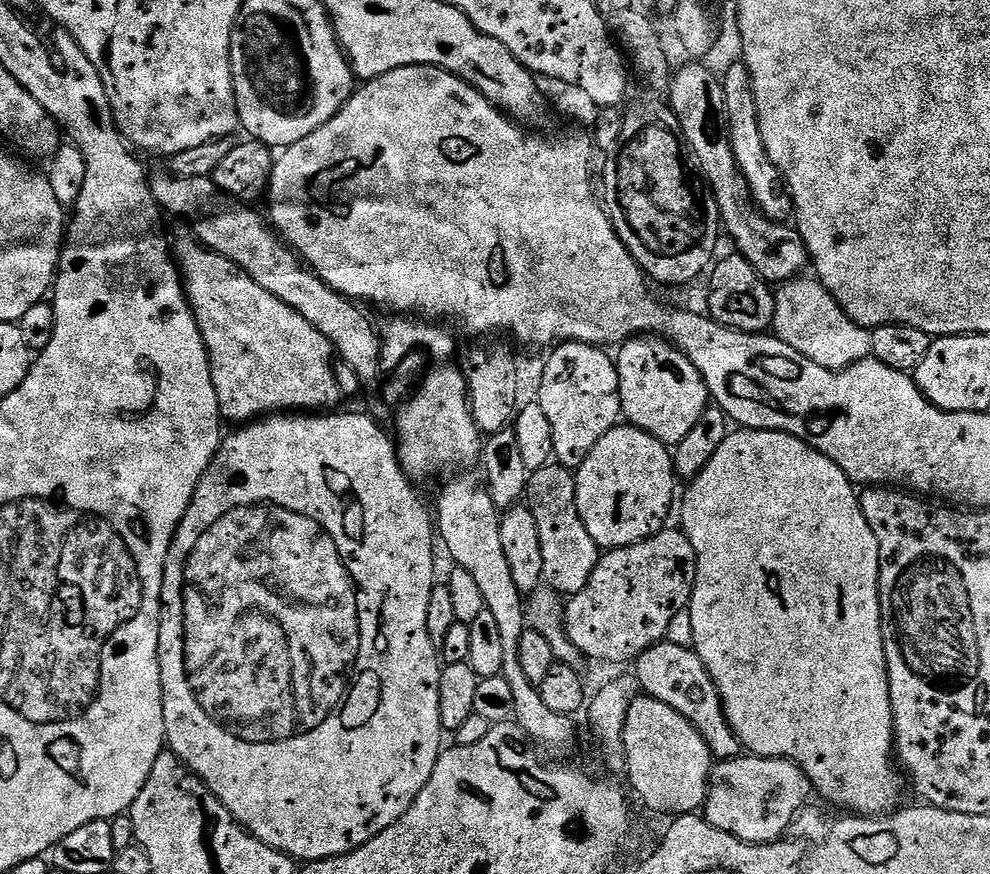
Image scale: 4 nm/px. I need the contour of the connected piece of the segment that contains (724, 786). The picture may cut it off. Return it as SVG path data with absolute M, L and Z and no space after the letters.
M741 754L733 760L721 760L713 763L708 778L708 794L702 807L705 820L712 823L718 830L730 834L747 844L774 844L781 839L783 832L792 827L792 819L799 814L801 808L809 803L808 795L814 789L808 775L796 764L795 760L779 760L765 756Z

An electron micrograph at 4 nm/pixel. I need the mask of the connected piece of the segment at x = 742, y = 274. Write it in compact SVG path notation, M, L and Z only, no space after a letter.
M732 254L725 260L717 259L711 269L712 281L708 284L708 308L713 320L724 324L727 328L737 328L740 332L762 332L767 333L772 327L774 318L774 306L776 298L770 284L760 276L758 270L746 260L744 256Z

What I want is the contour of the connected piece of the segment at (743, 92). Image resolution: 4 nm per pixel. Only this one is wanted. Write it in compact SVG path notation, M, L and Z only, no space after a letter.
M736 62L722 76L725 90L725 102L728 107L729 138L732 140L739 170L745 176L752 194L753 202L767 217L775 221L785 221L793 213L791 195L784 183L783 176L766 152L762 142L762 130L758 126L758 106L754 98L752 75L743 62Z

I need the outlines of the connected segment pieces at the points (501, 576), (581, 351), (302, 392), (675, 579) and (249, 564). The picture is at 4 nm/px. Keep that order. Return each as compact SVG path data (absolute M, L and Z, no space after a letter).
M456 474L452 481L440 492L434 504L434 524L438 536L444 539L448 552L452 555L452 564L466 570L482 594L484 611L494 614L498 621L498 630L502 634L503 676L510 682L514 693L514 720L520 729L528 735L533 745L539 746L545 753L553 752L556 758L564 755L576 744L576 720L570 716L554 714L546 702L542 702L539 687L526 678L522 664L518 662L518 642L526 630L526 600L518 590L514 578L510 575L510 562L506 562L506 553L502 550L502 530L500 529L501 509L494 506L487 487L479 479L468 474Z
M565 340L547 353L548 361L540 376L538 402L554 433L555 463L563 468L580 468L600 439L621 423L618 370L615 359L604 352L607 351L595 344Z
M187 235L180 236L177 240L174 240L174 259L184 281L184 292L188 295L188 305L192 307L192 313L198 322L198 330L202 334L202 342L208 351L208 361L210 362L212 381L214 382L214 394L218 394L218 402L220 403L221 421L228 423L229 420L232 426L243 426L269 414L284 414L289 410L299 410L304 414L316 414L321 410L335 409L339 405L336 403L341 403L342 397L338 386L338 378L336 377L334 349L326 338L326 334L322 334L319 330L314 330L314 326L310 326L310 322L306 322L306 318L302 318L302 314L298 314L298 310L294 310L282 303L278 298L274 298L274 294L270 294L270 290L262 290L262 286L258 286L258 282L254 282L254 278L250 278L250 274L246 274L244 269L239 268L230 258L218 254L213 248L205 248L196 239L195 235Z
M668 526L663 532L654 534L634 546L614 548L605 551L594 566L594 574L578 594L567 601L564 610L564 629L578 646L578 650L589 661L605 660L608 664L624 664L650 646L661 643L667 634L667 627L679 611L687 609L696 581L696 555L690 538L679 527Z
M268 502L251 503L250 506L235 504L210 526L205 536L198 538L195 546L188 551L186 571L180 576L180 602L186 606L184 684L188 684L192 701L200 707L200 712L204 712L206 719L212 720L215 729L232 733L234 740L254 748L276 744L280 740L290 742L294 736L299 741L300 734L318 732L331 715L338 714L360 683L358 669L363 651L362 589L355 581L355 573L351 571L349 559L345 559L341 544L337 543L331 531L309 513L288 508L287 505Z

